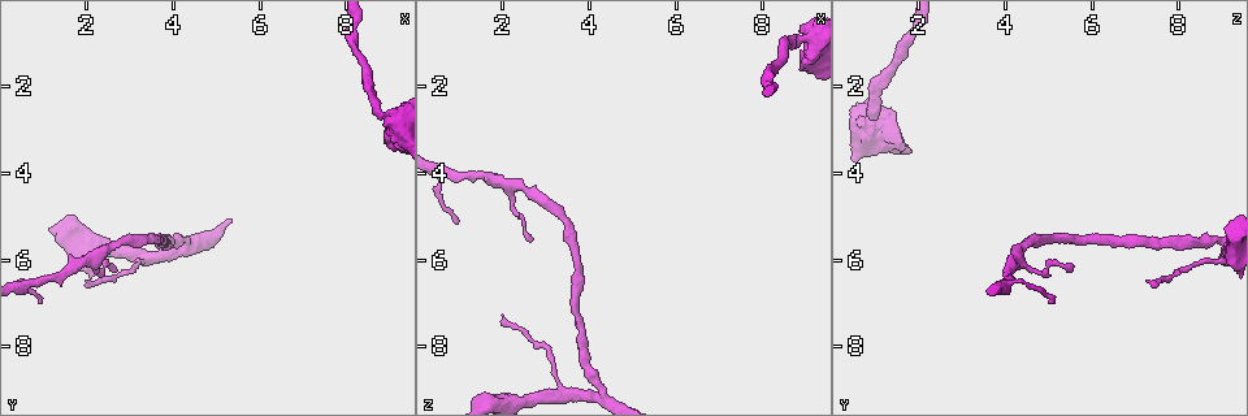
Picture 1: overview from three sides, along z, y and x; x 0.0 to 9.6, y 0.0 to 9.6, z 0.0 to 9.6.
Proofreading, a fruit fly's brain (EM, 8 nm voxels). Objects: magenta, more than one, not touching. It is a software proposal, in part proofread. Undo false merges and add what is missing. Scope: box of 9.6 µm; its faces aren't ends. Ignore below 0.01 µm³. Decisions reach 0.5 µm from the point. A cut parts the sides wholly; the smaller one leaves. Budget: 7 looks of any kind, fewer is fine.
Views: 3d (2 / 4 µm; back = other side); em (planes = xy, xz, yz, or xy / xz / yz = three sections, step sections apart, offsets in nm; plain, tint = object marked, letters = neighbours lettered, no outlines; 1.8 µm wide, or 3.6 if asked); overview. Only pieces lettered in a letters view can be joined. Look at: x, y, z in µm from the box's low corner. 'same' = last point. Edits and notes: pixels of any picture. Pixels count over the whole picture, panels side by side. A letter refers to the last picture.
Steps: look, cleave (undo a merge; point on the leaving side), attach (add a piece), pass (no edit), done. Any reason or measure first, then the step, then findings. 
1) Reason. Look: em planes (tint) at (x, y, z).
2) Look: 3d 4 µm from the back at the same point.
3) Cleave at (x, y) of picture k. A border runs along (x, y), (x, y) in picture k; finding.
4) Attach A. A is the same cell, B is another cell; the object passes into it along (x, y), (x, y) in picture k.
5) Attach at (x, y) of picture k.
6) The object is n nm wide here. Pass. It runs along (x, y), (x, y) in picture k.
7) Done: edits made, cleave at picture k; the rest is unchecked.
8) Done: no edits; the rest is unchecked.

Sudden change in width. Look: em xy step 4 (letters) at (2.20, 5.95, 4.20).

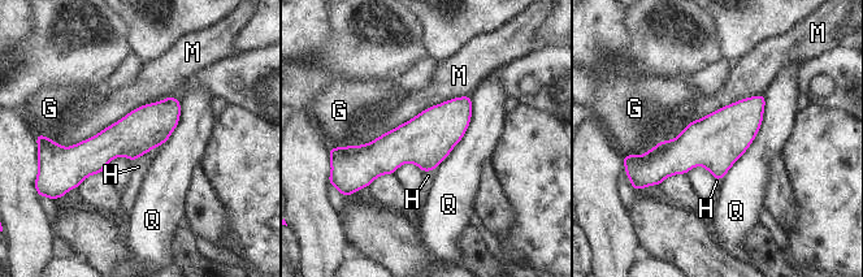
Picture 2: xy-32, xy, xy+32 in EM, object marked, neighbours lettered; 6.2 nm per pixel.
Pass. G, H, M and Q are other cells; it runs along (468, 102), (425, 141), (350, 156) in picture 2; all the same cell.

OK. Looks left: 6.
An open end. Look: 3d 4 µm at (1.95, 6.50, 7.35).

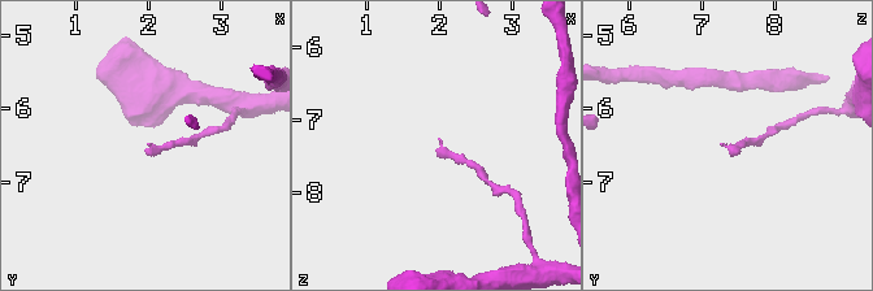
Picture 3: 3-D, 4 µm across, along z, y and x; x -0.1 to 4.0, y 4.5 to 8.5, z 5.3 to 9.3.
Look: em yz step 8 (tint) at (2.00, 6.50, 7.25).

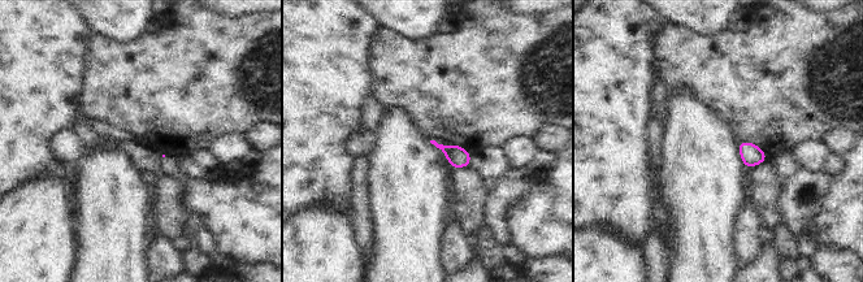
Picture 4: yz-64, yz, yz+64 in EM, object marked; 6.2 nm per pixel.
Look: em planes (letters) at the same point.

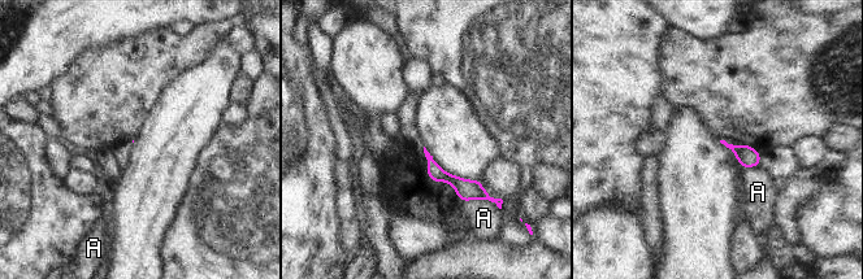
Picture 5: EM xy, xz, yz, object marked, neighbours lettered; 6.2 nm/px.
Pass. A is another cell; a border runs along (463, 200), (490, 200), (495, 203) in picture 5; no lettered piece goes on from it.

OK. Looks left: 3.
Thick end. Look: em planes (letters) at (8.85, 3.25, 1.65).

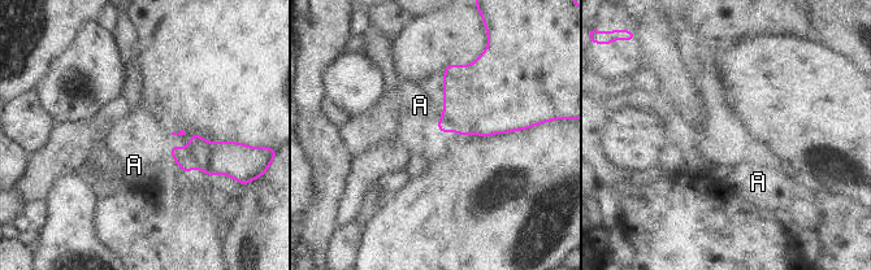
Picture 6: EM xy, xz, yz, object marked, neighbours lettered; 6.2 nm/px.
The longest contact is with A, 280 nm. Pass. A is another cell; no lettered piece goes on from it.

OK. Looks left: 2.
Done: no edits; the rest is unchecked.

